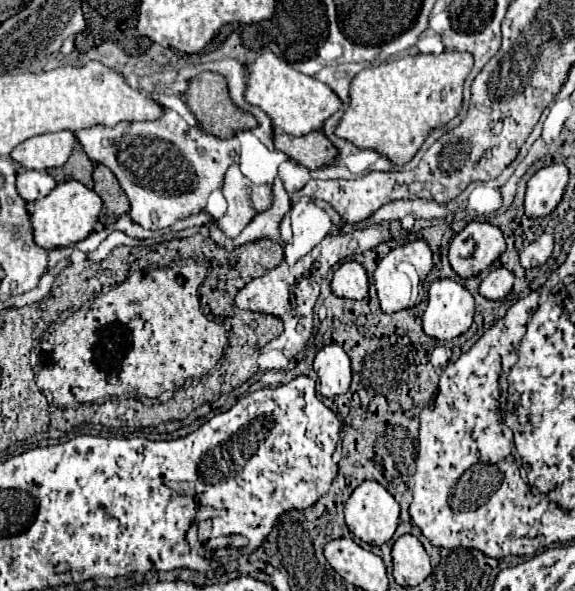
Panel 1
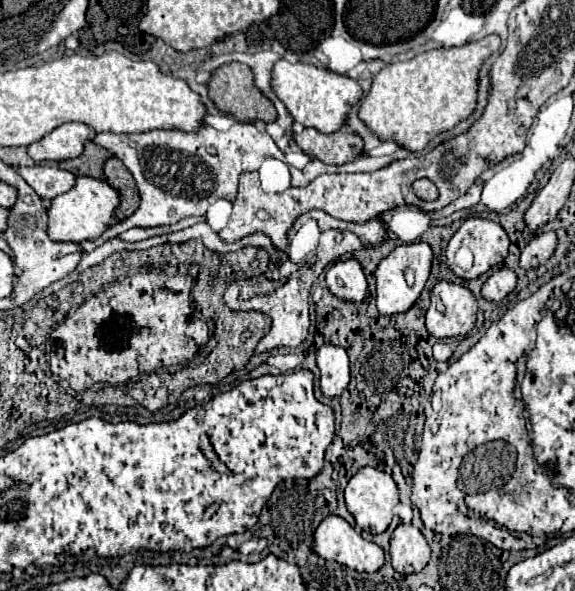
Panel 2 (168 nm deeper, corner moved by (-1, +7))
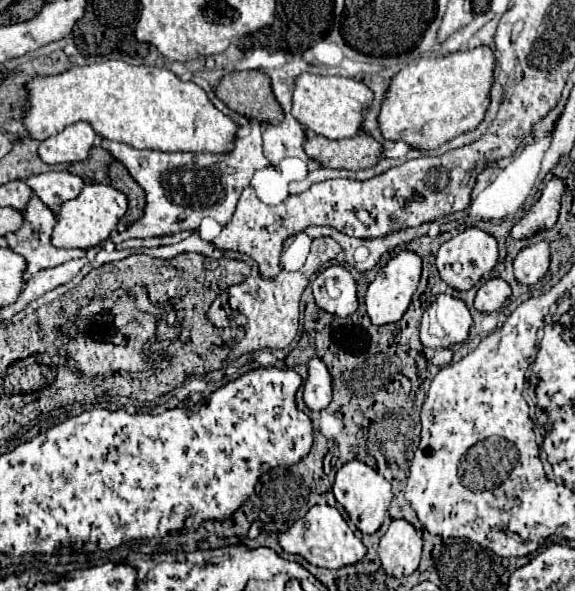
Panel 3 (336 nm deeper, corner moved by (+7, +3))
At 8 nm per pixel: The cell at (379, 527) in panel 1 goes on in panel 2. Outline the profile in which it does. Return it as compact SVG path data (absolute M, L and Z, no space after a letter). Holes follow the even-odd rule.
M363 467L355 477L349 479L345 487L345 503L347 503L349 513L355 517L357 527L377 535L377 533L387 531L387 527L391 525L393 507L399 503L399 489L395 481L391 479L391 475L373 467Z

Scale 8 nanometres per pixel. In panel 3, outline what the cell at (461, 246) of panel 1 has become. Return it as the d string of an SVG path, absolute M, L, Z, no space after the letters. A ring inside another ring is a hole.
M471 227L471 229L465 229L463 233L455 235L453 239L449 239L447 243L443 243L439 247L439 253L437 253L437 271L441 275L441 279L457 289L457 291L469 291L473 285L477 285L497 263L497 241L495 237L491 237L489 233L477 229L477 227Z

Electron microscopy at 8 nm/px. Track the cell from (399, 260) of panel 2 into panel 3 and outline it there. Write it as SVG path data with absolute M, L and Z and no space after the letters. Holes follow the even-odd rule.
M401 251L397 253L387 265L383 265L375 277L375 281L369 283L369 289L365 293L365 305L367 313L371 317L373 325L387 325L387 323L397 323L407 307L411 305L411 297L417 289L421 277L421 259L413 251Z

